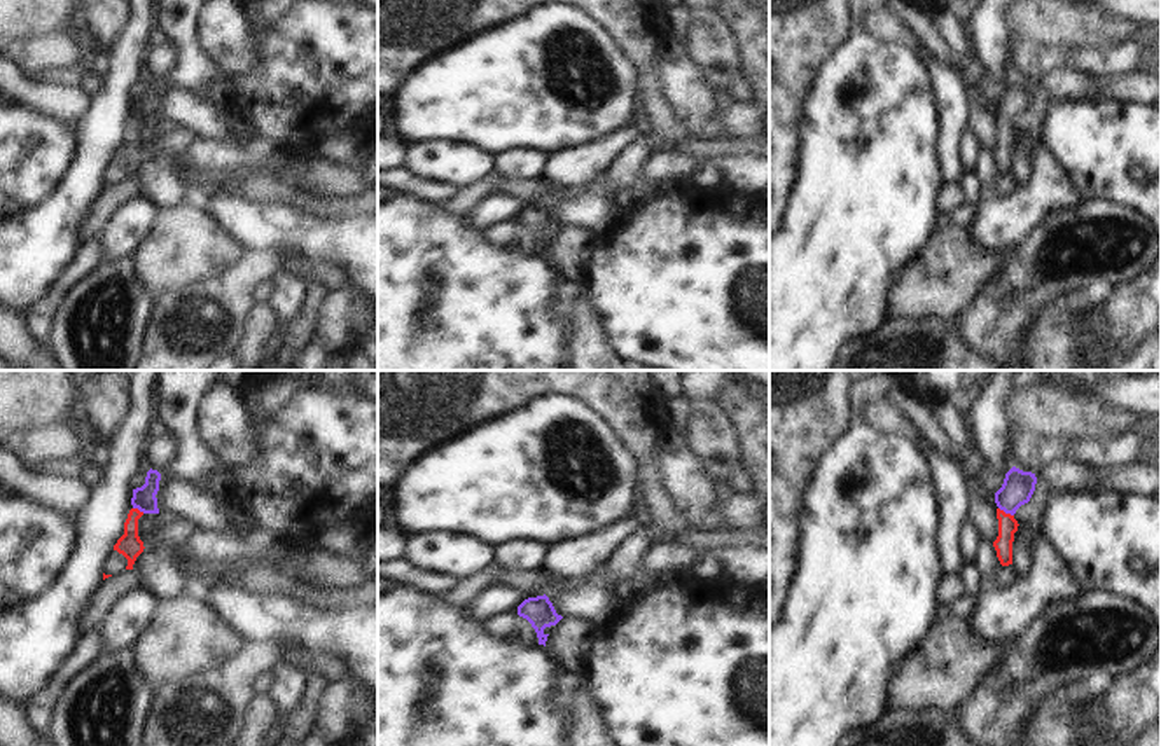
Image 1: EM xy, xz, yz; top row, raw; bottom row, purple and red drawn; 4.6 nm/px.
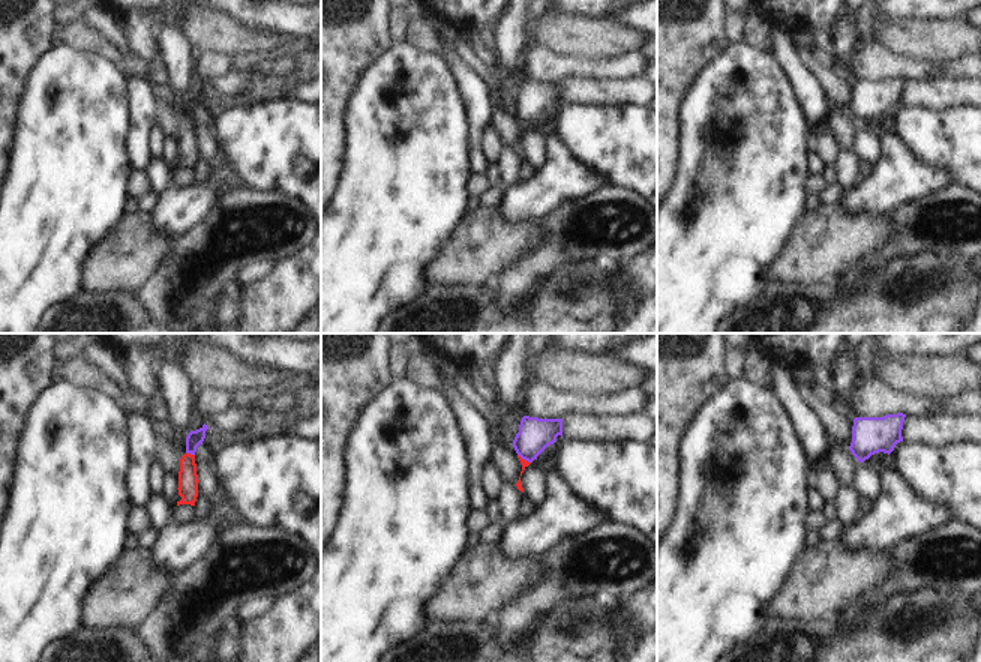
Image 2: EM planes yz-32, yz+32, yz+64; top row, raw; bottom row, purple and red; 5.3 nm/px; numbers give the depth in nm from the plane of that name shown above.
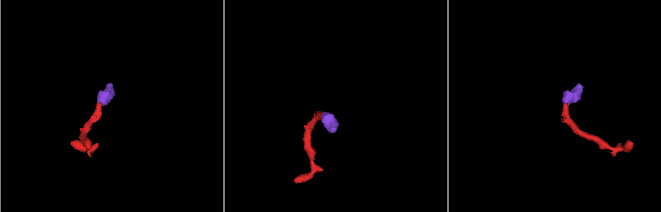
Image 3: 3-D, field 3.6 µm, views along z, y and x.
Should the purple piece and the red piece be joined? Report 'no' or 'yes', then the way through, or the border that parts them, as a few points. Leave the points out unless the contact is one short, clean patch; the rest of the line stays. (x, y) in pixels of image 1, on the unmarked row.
yes | across yz (1018, 95), (1008, 109), (1006, 121), (1008, 133)

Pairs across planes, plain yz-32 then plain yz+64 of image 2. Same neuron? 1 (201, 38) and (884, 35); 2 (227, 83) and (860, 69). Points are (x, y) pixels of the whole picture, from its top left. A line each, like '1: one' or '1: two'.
1: one
2: two

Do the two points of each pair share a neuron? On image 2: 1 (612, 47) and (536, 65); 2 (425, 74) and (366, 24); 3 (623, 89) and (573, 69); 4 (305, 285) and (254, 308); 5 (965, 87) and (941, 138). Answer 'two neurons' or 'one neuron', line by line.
1: two neurons
2: two neurons
3: two neurons
4: one neuron
5: two neurons

